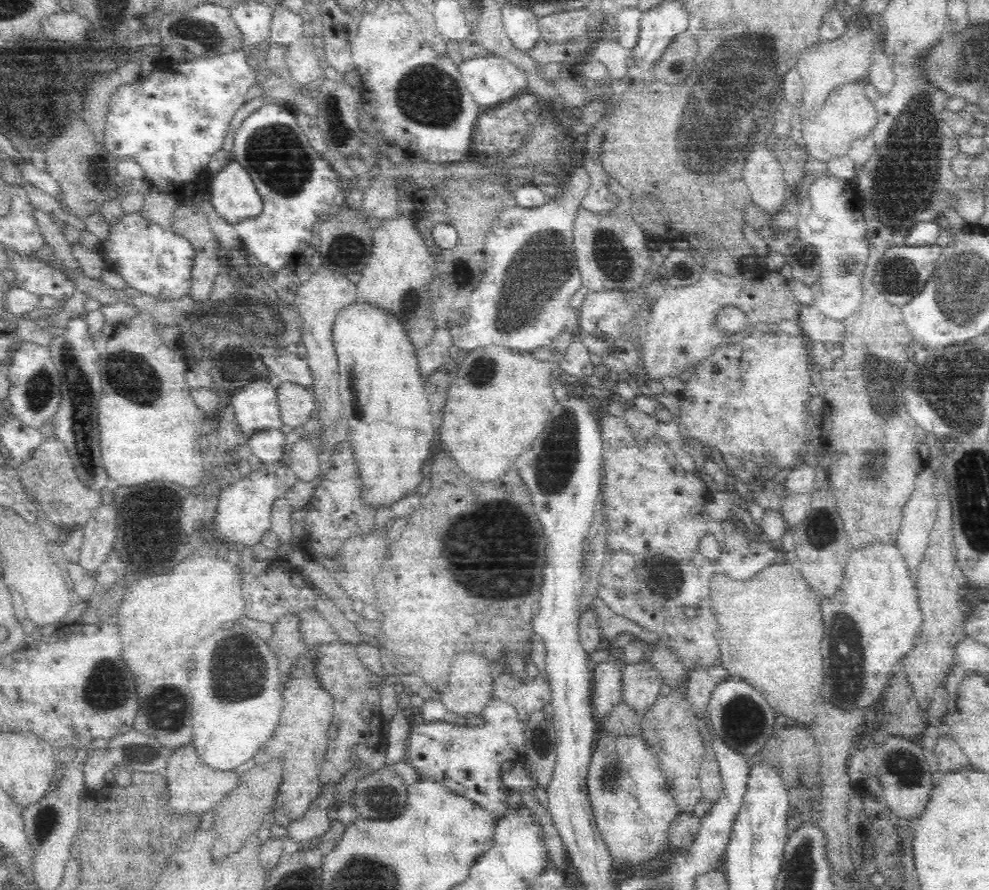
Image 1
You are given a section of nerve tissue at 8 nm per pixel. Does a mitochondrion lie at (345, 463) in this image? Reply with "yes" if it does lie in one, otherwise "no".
no

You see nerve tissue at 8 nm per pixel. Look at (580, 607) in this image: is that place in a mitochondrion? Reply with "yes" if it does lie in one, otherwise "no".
no

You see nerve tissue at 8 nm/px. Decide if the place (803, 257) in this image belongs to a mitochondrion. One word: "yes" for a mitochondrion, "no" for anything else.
yes

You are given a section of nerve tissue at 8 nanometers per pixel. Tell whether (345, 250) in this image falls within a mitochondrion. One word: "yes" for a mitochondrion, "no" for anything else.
yes

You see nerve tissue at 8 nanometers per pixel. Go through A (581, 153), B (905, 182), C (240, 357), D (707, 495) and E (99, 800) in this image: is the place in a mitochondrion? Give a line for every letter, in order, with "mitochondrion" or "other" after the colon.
A: other
B: mitochondrion
C: other
D: other
E: other

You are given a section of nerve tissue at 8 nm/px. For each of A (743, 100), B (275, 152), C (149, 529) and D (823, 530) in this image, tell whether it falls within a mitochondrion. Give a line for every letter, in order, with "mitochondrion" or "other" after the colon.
A: mitochondrion
B: mitochondrion
C: mitochondrion
D: mitochondrion

